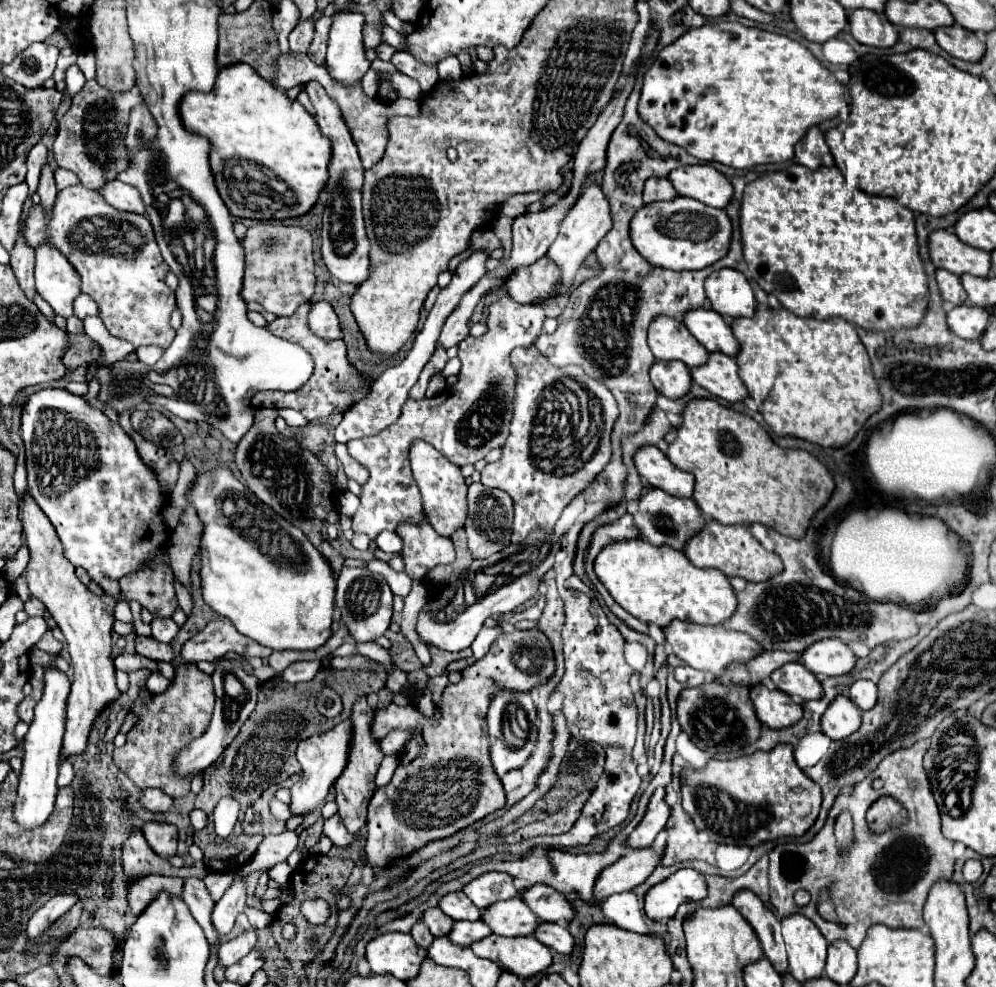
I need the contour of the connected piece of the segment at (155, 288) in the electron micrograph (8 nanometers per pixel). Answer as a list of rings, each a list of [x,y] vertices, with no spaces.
[[[82,184],[64,188],[58,192],[52,218],[42,216],[42,206],[34,204],[34,214],[30,214],[30,224],[26,224],[26,240],[36,248],[40,242],[50,240],[76,268],[82,280],[82,292],[90,294],[98,304],[98,316],[114,338],[132,342],[134,350],[140,346],[158,346],[168,348],[174,340],[174,328],[170,326],[170,314],[176,308],[174,292],[164,284],[164,276],[168,272],[166,262],[160,256],[160,248],[154,240],[154,230],[150,220],[142,214],[126,214],[112,208],[100,192],[84,188]]]

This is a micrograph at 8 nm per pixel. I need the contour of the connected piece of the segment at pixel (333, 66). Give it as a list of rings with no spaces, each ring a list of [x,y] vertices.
[[[342,12],[332,18],[328,32],[326,68],[334,80],[354,84],[370,70],[370,60],[364,50],[364,14]]]

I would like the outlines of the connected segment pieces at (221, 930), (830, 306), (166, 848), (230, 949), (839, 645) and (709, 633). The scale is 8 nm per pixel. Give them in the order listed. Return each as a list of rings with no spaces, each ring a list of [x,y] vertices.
[[[236,880],[230,890],[216,902],[212,910],[212,926],[220,936],[230,934],[234,920],[240,912],[246,910],[246,882]]]
[[[836,162],[832,168],[820,166],[818,170],[794,164],[750,182],[742,198],[740,230],[752,280],[800,318],[844,318],[870,332],[888,332],[916,328],[926,316],[930,292],[918,254],[914,214],[896,200],[866,196],[866,192],[846,182]]]
[[[148,822],[142,828],[142,834],[148,842],[148,846],[162,858],[176,856],[176,842],[178,832],[172,824],[160,824],[160,822]]]
[[[250,928],[246,932],[242,932],[240,936],[232,938],[232,940],[226,940],[220,944],[220,966],[232,966],[234,962],[238,962],[240,958],[244,958],[258,942],[258,936],[256,936],[256,930]]]
[[[820,640],[802,654],[802,664],[816,676],[844,676],[856,666],[856,654],[842,640]]]
[[[674,620],[670,626],[666,626],[664,634],[676,656],[680,656],[688,666],[708,672],[712,676],[722,676],[730,664],[746,664],[764,652],[758,640],[750,638],[744,632],[728,630],[726,626],[700,626]]]

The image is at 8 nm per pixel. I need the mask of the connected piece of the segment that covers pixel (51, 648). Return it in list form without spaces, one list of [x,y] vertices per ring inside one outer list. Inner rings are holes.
[[[48,630],[40,640],[38,640],[38,644],[36,644],[40,650],[44,650],[44,652],[48,652],[48,654],[60,654],[62,652],[62,648],[64,648],[64,644],[62,642],[58,642],[54,636],[52,636],[52,630]]]

